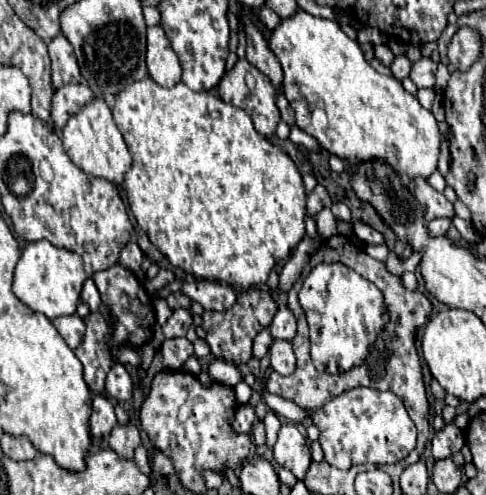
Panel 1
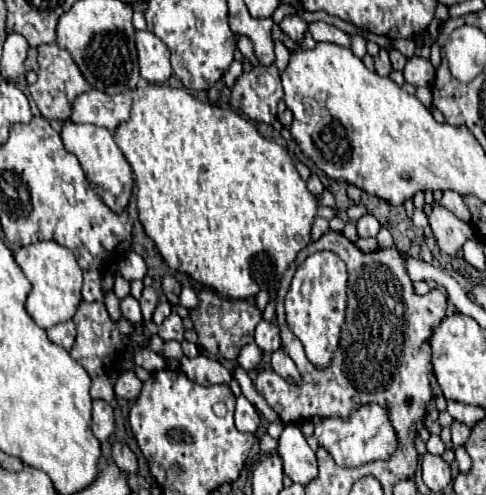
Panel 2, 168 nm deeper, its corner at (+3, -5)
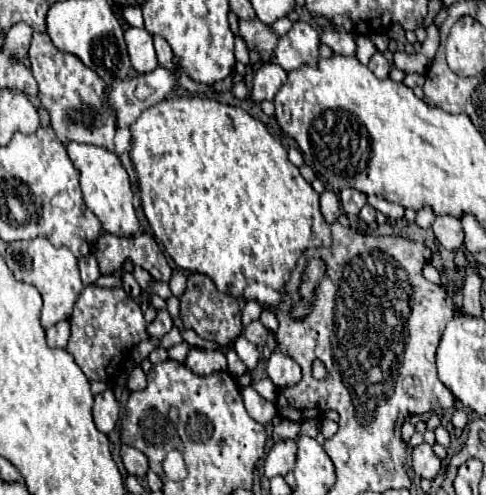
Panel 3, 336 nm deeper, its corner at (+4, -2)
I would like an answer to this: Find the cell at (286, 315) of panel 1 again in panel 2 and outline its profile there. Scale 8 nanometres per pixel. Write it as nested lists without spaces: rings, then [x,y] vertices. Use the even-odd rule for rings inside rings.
[[[261,321],[255,327],[255,343],[263,351],[269,351],[269,353],[277,351],[281,347],[281,337],[279,337],[277,325],[275,323],[269,323],[269,321]]]

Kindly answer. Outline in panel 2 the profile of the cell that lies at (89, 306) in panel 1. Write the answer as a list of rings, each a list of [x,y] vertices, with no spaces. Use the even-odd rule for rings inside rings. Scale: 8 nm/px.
[[[91,269],[83,273],[83,299],[85,301],[97,301],[103,299],[103,291],[101,291],[101,273]]]

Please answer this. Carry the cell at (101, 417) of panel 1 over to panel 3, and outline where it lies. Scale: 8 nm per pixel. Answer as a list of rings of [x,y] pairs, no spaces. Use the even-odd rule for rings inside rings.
[[[104,390],[102,394],[94,396],[94,408],[92,408],[92,416],[94,416],[94,424],[100,432],[108,434],[116,428],[118,424],[118,402],[114,398],[112,390]]]

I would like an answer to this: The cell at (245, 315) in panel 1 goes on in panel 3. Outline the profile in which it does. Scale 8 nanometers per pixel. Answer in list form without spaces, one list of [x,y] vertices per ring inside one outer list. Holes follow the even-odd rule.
[[[198,272],[188,276],[188,288],[184,296],[180,298],[180,318],[186,328],[192,328],[198,336],[206,340],[214,340],[222,346],[234,344],[234,340],[244,334],[242,310],[238,306],[238,300],[234,296],[220,292],[208,276],[198,274]]]

